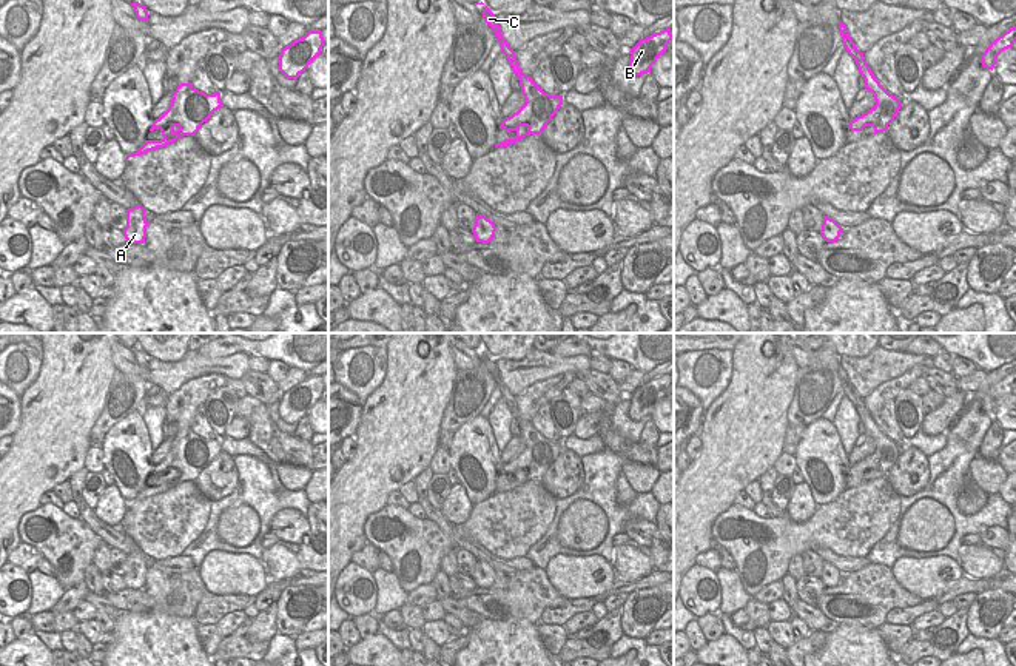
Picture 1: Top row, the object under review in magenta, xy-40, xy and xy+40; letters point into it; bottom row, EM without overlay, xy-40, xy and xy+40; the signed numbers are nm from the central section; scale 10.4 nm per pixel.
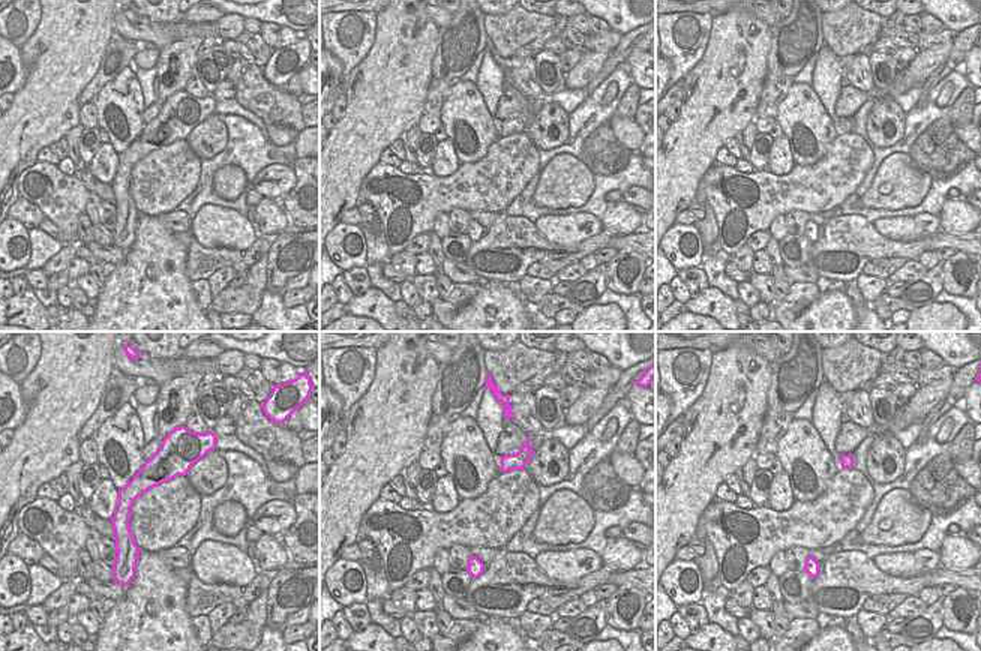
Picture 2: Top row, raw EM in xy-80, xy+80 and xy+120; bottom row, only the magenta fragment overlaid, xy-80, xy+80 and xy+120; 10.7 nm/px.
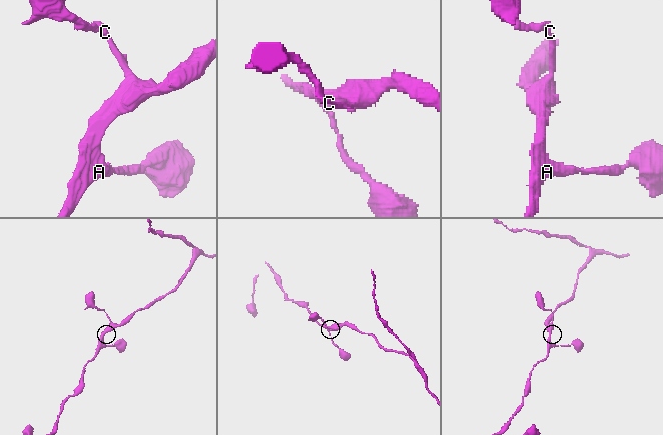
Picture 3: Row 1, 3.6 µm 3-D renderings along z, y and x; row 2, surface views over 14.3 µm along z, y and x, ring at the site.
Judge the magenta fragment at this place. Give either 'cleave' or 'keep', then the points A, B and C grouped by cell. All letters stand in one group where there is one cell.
keep | A B C

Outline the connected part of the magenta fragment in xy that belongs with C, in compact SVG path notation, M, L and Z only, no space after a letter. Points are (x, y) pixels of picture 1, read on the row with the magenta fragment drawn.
M486 6L483 11L483 18L493 31L496 42L501 46L501 52L509 60L512 71L518 76L521 94L524 96L524 105L513 113L512 116L503 119L500 130L515 131L513 139L506 139L500 143L495 143L495 148L509 146L515 142L524 139L530 134L541 134L546 125L557 114L563 105L563 96L550 96L544 92L530 76L526 76L518 65L515 51L509 46L506 39L501 34L500 25L495 18L495 14Z

